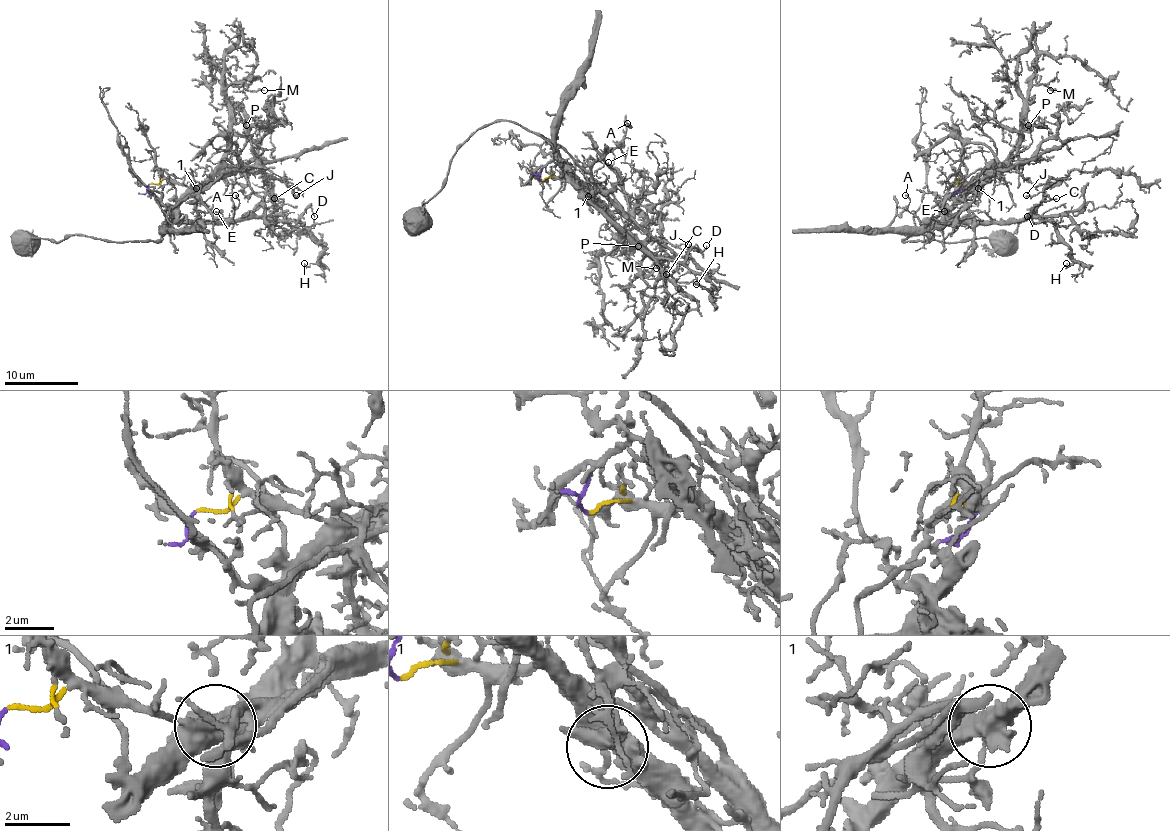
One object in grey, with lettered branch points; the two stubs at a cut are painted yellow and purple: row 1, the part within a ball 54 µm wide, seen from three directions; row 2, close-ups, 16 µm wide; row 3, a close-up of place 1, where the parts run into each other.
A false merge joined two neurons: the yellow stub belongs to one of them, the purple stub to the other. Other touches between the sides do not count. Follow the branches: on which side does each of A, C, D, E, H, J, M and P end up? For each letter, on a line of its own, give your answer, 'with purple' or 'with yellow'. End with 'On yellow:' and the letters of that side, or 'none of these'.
A: with yellow
C: with purple
D: with purple
E: with yellow
H: with purple
J: with purple
M: with purple
P: with purple
On yellow: A, E

